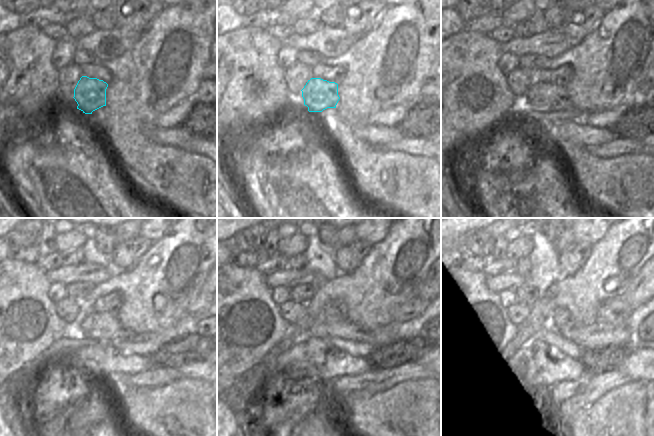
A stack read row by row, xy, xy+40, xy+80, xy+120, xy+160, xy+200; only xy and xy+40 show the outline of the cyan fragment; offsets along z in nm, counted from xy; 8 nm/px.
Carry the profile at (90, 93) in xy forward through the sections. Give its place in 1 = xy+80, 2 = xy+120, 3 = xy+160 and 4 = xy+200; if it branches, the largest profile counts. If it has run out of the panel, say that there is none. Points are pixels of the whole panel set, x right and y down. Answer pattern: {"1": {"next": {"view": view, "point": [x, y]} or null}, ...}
{"1": {"next": {"view": "xy+80", "point": [543, 97]}}, "2": {"next": {"view": "xy+120", "point": [98, 326]}}, "3": {"next": {"view": "xy+160", "point": [322, 328]}}, "4": {"next": {"view": "xy+200", "point": [597, 336]}}}

